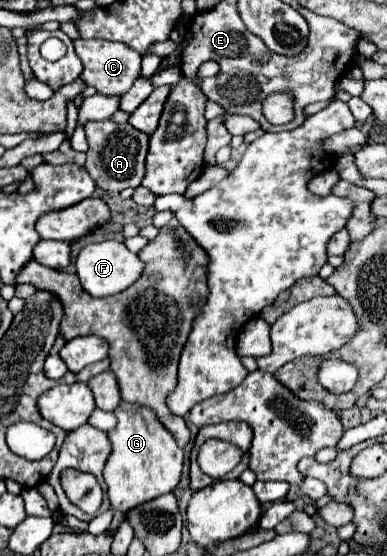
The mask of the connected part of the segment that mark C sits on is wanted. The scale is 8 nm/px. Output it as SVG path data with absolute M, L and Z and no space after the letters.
M74 39L74 49L84 65L84 71L80 75L82 81L94 87L102 95L124 95L130 89L130 85L134 85L136 77L140 75L142 55L130 49L128 45L102 41L102 39Z

